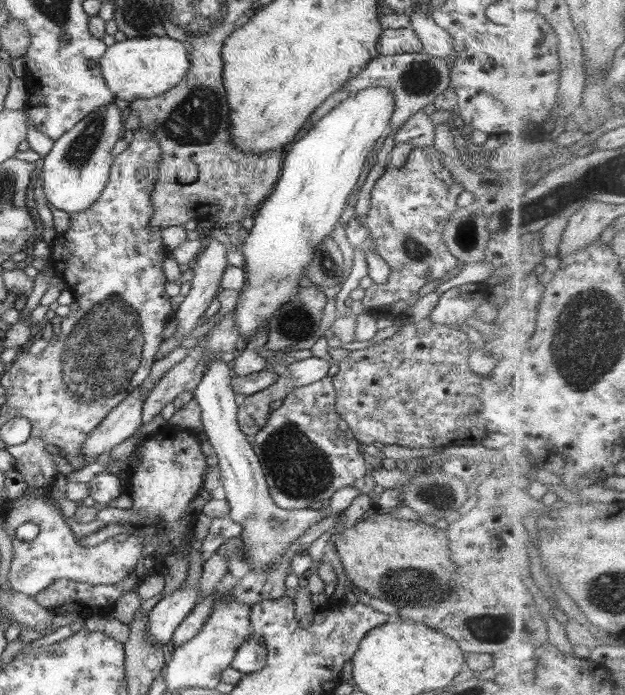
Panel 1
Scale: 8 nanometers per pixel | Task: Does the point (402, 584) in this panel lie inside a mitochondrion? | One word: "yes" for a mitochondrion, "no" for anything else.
yes

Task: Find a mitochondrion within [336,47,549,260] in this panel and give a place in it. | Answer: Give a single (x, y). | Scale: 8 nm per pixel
(422, 77)

